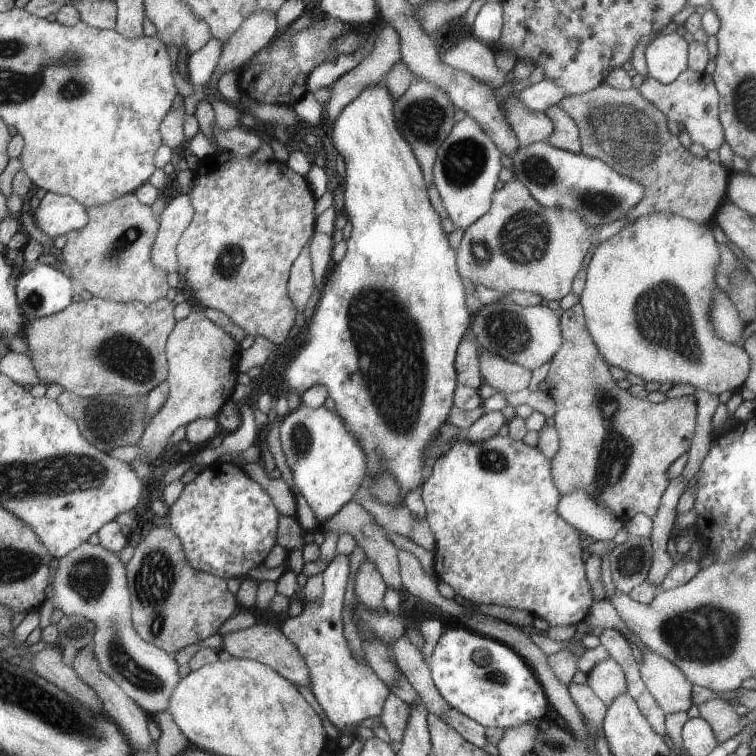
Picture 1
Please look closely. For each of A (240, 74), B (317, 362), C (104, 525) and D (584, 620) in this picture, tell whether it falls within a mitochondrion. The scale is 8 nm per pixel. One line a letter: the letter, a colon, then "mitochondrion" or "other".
A: other
B: other
C: other
D: other

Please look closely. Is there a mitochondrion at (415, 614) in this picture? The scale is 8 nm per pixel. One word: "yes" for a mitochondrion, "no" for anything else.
no

